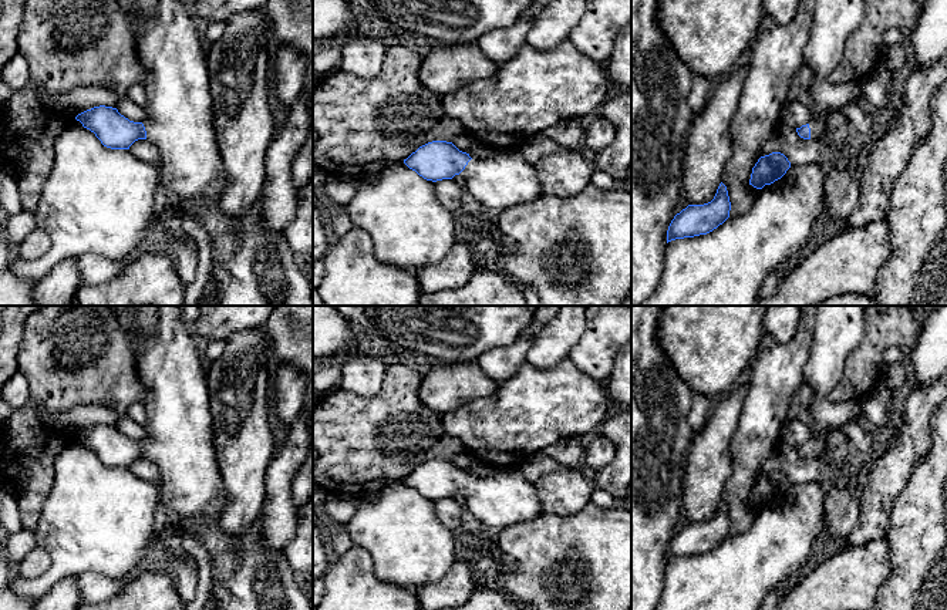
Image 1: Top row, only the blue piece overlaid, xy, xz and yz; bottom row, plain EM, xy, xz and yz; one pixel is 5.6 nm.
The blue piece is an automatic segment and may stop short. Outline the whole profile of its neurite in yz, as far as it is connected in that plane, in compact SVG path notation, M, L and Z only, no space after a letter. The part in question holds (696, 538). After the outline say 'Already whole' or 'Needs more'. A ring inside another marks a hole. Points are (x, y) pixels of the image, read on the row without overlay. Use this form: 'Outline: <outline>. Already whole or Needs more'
Outline: M721 501L714 518L704 523L688 523L674 535L667 549L667 562L675 557L707 553L729 536L731 520Z. Already whole

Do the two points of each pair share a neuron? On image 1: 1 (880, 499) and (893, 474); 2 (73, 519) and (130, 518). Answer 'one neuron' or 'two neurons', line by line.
1: one neuron
2: one neuron

